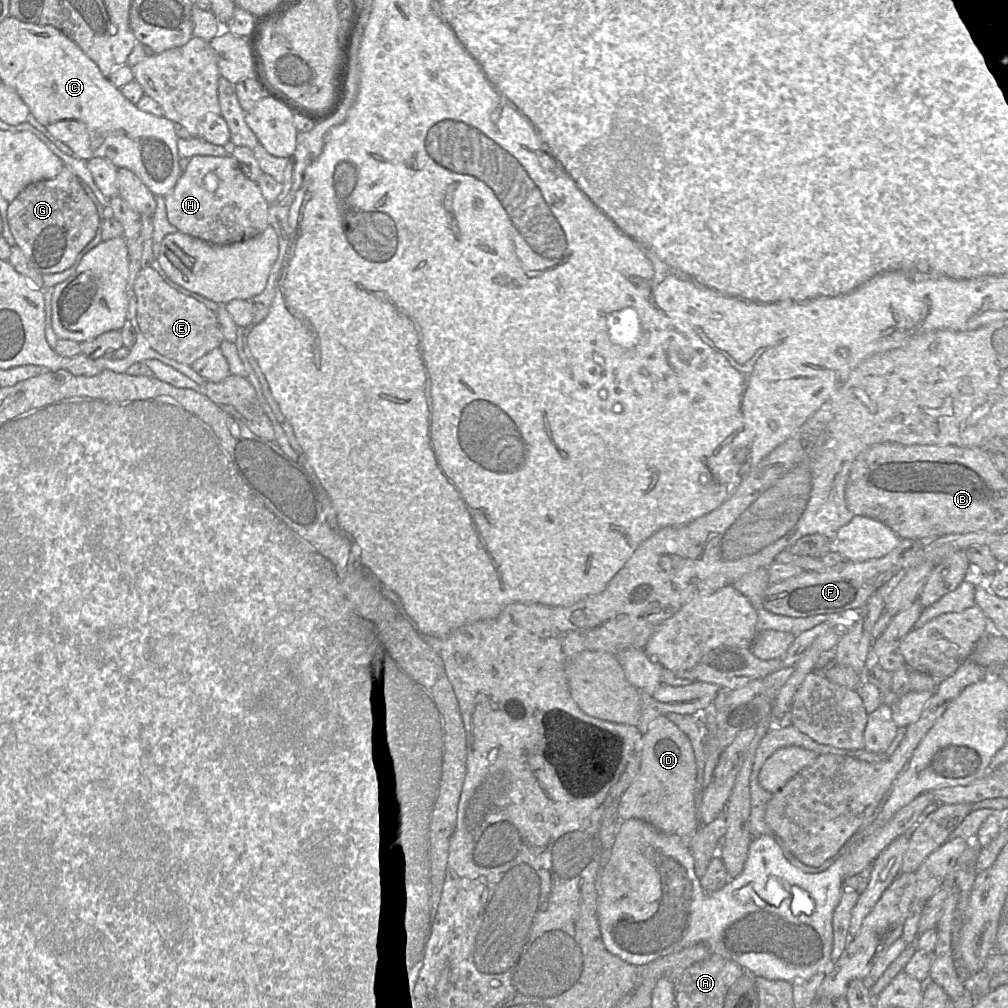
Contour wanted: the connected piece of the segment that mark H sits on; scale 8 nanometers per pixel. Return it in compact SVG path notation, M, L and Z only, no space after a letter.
M232 155L225 157L193 156L173 190L164 199L168 221L178 232L214 245L230 245L255 238L269 226L269 204L258 185L242 173L238 161Z

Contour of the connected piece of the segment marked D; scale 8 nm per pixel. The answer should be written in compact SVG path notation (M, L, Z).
M666 716L654 719L643 736L638 773L620 797L620 822L642 820L661 833L679 837L688 847L700 827L696 807L696 765L688 737Z

